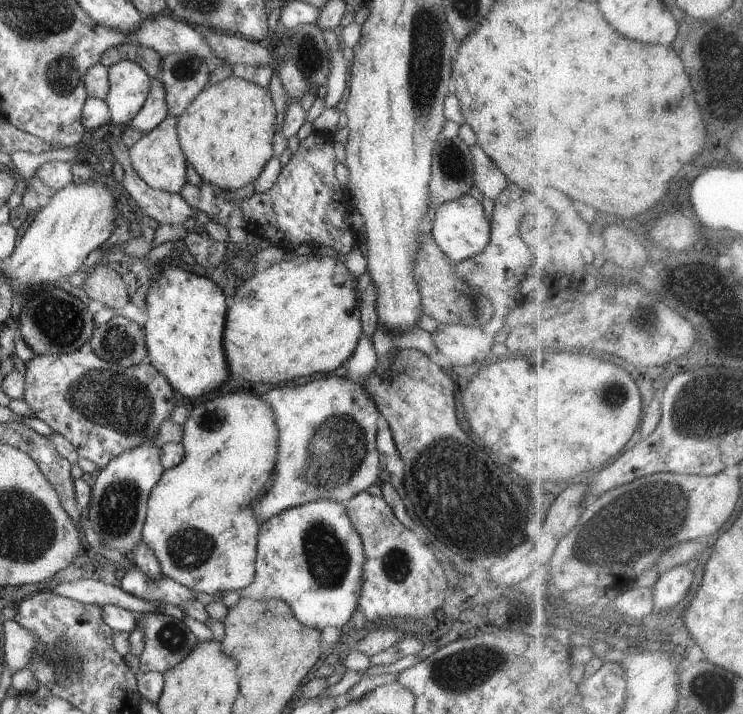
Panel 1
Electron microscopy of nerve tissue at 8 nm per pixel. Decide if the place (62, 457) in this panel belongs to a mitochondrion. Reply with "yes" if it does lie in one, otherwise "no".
no

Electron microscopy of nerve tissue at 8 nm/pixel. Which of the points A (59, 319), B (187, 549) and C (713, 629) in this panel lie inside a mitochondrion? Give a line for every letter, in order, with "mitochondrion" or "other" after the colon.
A: mitochondrion
B: mitochondrion
C: other

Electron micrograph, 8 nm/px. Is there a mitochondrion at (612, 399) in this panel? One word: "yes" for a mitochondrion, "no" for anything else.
yes

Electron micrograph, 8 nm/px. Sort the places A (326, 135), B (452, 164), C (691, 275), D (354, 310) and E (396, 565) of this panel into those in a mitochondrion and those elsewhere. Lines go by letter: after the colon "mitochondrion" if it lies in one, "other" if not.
A: other
B: mitochondrion
C: other
D: other
E: mitochondrion

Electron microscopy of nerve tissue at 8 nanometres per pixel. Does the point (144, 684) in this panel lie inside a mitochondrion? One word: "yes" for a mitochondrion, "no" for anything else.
no

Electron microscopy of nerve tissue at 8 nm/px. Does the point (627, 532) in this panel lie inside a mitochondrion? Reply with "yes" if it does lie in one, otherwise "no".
yes

